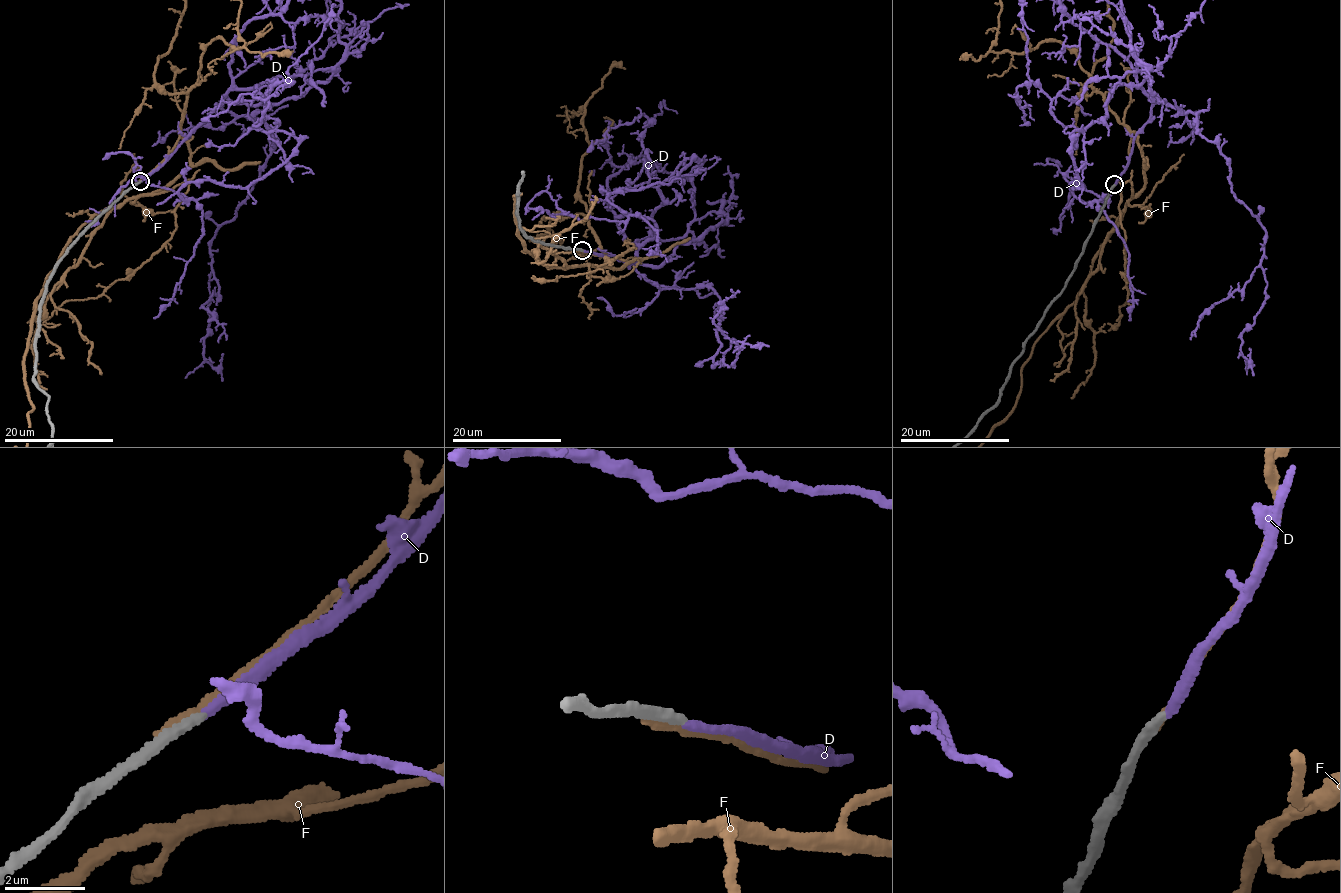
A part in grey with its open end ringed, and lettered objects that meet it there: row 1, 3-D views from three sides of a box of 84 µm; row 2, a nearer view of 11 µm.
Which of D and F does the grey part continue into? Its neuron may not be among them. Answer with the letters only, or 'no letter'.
D

